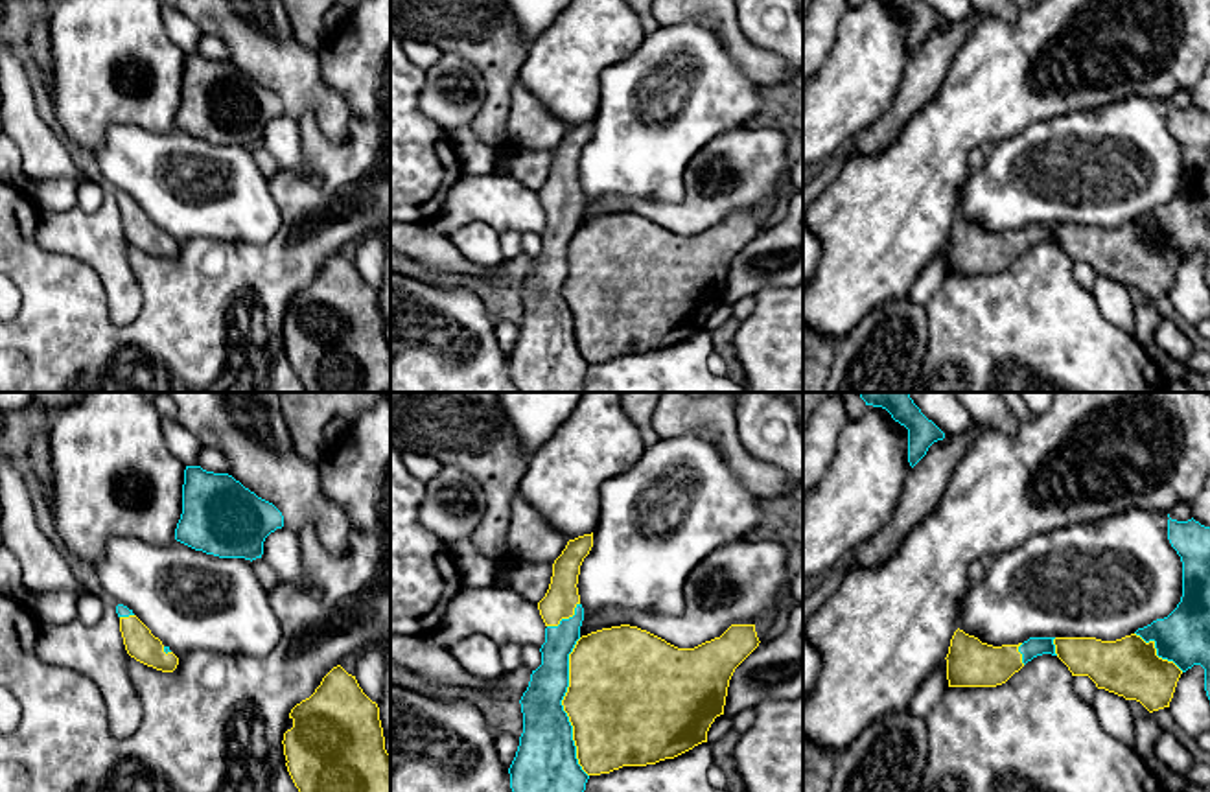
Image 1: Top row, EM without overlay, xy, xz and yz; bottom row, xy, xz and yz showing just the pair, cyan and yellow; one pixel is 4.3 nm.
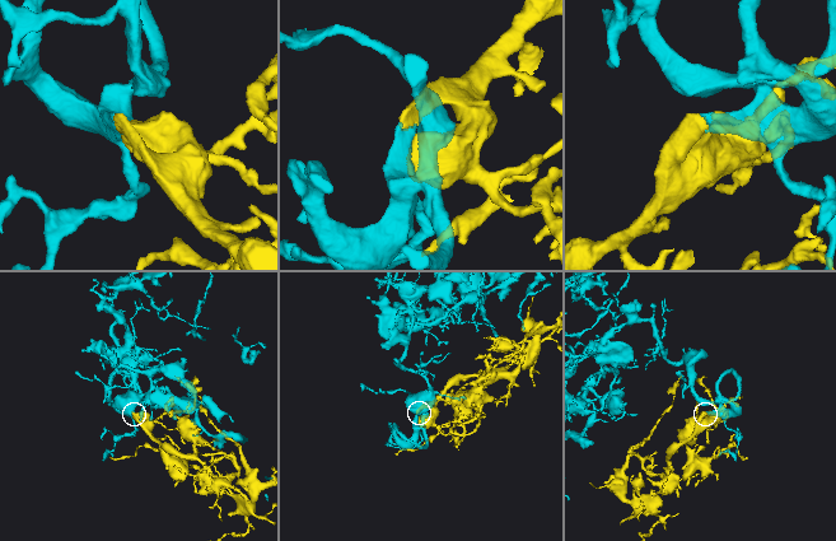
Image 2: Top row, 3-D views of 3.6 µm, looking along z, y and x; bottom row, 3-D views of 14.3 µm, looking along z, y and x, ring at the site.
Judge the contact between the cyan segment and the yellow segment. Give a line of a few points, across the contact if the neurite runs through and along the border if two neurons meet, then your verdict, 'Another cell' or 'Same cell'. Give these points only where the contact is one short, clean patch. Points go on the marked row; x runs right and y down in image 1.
Same cell

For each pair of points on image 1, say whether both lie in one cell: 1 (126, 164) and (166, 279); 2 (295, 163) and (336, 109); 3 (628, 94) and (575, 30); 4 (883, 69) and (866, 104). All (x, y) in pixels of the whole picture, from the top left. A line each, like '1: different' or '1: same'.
1: different
2: different
3: different
4: same

